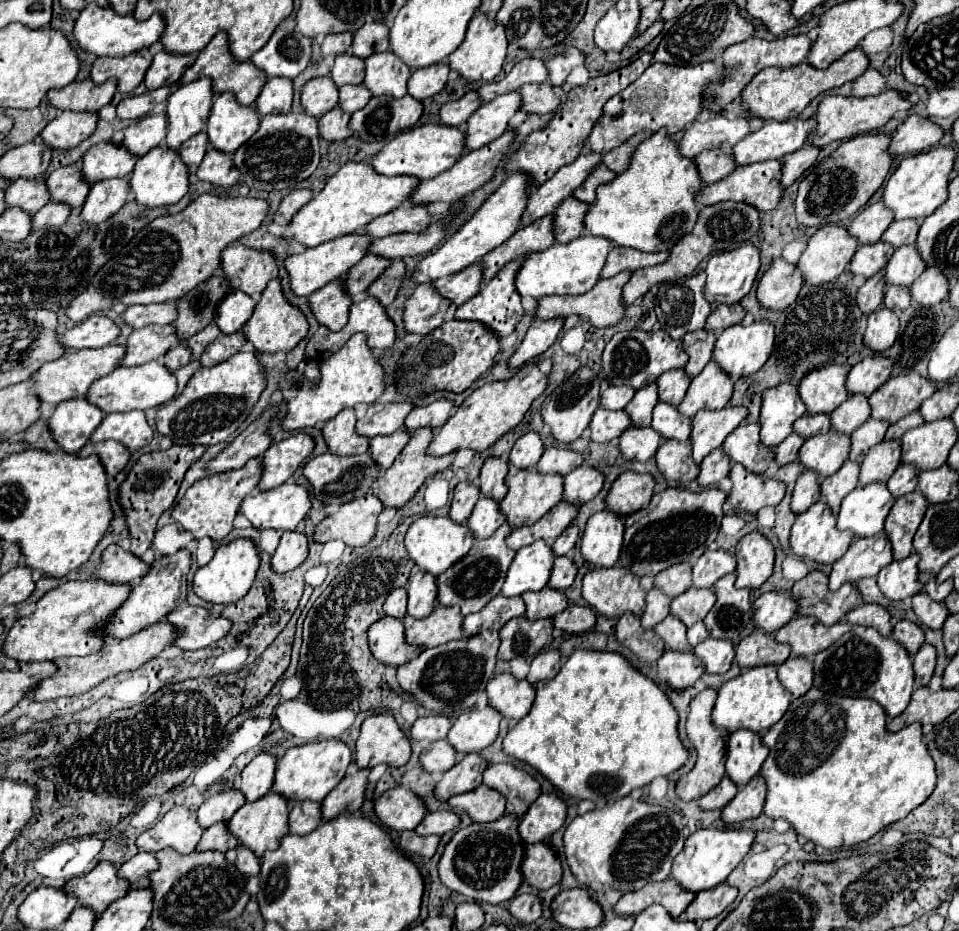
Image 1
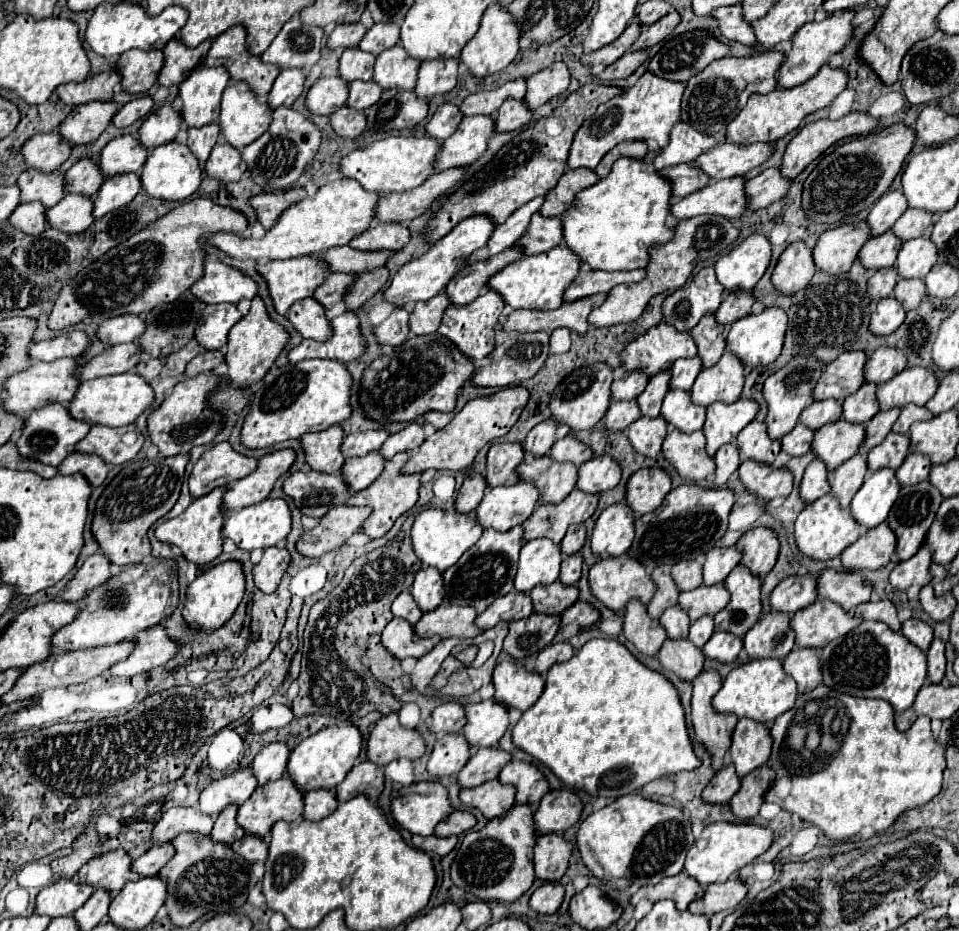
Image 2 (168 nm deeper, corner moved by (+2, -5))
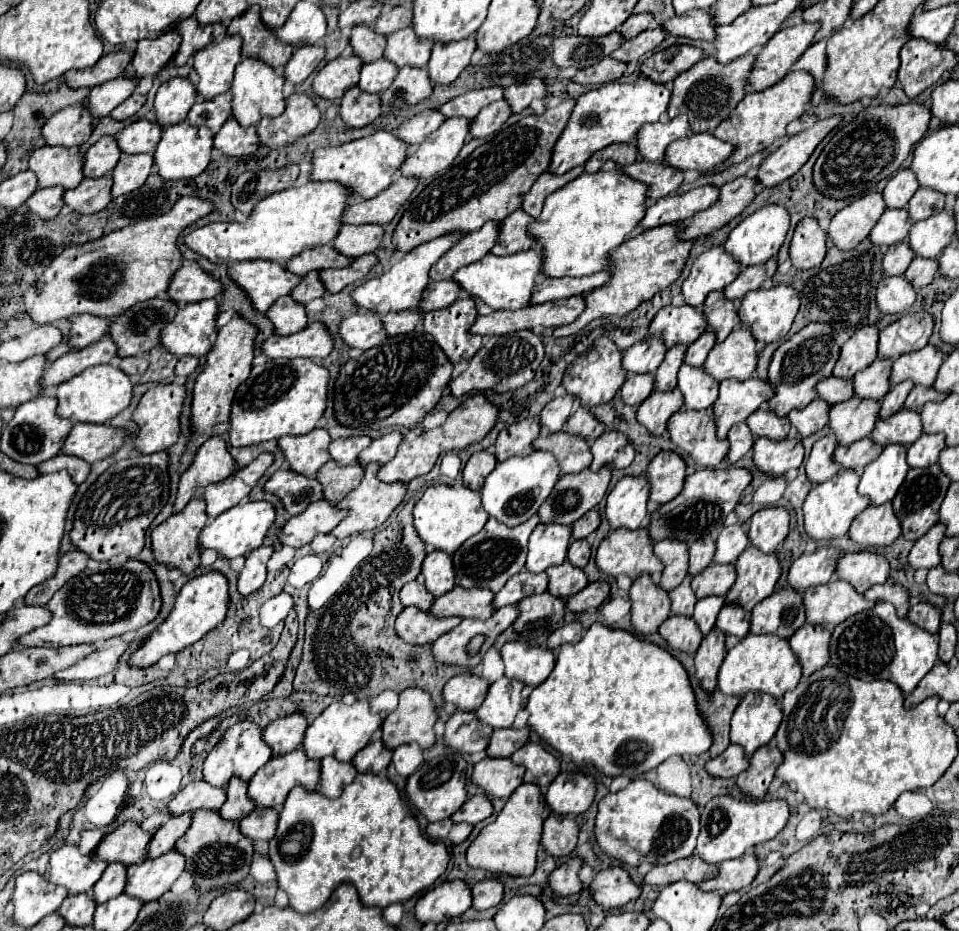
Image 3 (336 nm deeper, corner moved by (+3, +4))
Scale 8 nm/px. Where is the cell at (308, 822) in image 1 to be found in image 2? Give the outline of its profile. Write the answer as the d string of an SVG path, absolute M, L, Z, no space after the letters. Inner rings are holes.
M316 788L306 792L304 798L304 818L306 820L322 820L324 816L332 814L338 808L338 798L336 792L328 790L328 788Z

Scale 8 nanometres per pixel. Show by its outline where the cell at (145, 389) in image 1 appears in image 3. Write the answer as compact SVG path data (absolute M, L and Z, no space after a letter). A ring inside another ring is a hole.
M95 365L85 369L83 373L75 375L73 379L65 381L57 389L57 413L71 421L85 421L85 423L109 423L117 413L129 407L133 399L133 385L125 371L115 365Z

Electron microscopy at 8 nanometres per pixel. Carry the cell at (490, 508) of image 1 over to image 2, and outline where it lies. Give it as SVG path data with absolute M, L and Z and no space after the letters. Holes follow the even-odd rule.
M518 480L510 486L488 488L476 508L478 522L482 522L484 528L508 532L532 516L538 506L538 498L540 494L534 482Z

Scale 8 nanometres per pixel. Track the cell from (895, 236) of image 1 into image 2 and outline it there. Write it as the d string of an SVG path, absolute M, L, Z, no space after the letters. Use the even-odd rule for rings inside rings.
M908 208L896 220L896 224L892 226L892 232L902 240L910 240L910 238L924 236L932 224L934 224L934 214L918 208Z

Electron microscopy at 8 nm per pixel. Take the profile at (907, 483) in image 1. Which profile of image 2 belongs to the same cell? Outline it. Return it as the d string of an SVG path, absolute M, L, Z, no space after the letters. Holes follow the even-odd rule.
M908 454L904 464L896 472L898 474L898 482L902 486L918 484L918 482L928 478L930 468L932 468L932 464L930 464L930 458L926 454Z

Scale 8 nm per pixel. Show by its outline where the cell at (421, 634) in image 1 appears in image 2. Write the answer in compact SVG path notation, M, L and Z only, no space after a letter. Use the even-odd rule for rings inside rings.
M450 602L440 604L432 612L424 612L420 622L414 626L416 634L420 636L460 636L460 638L474 638L480 634L480 628L474 626L476 610L472 606L456 606Z

